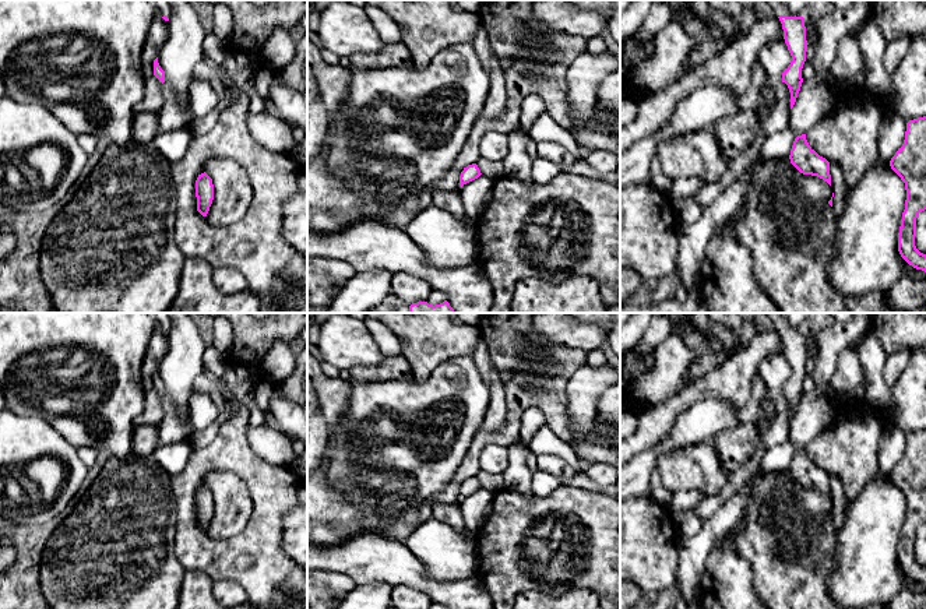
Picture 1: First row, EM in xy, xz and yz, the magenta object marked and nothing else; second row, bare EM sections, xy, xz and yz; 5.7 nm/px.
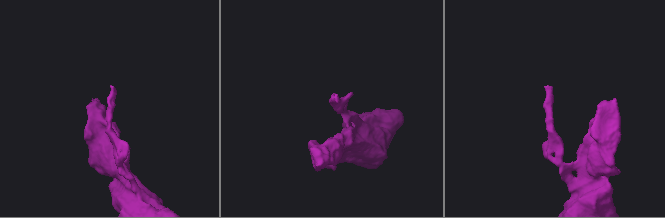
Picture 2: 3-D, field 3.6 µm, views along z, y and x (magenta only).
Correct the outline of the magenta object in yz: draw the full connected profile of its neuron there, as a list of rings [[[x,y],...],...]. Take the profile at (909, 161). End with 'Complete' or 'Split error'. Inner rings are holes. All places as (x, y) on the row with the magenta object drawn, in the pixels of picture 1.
[[[926,116],[906,123],[904,144],[891,158],[890,166],[906,190],[898,251],[909,265],[926,272],[926,254],[915,246],[916,218],[926,210]]]. Complete

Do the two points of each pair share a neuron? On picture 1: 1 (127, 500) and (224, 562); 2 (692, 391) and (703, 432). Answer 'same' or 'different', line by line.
1: different
2: different

